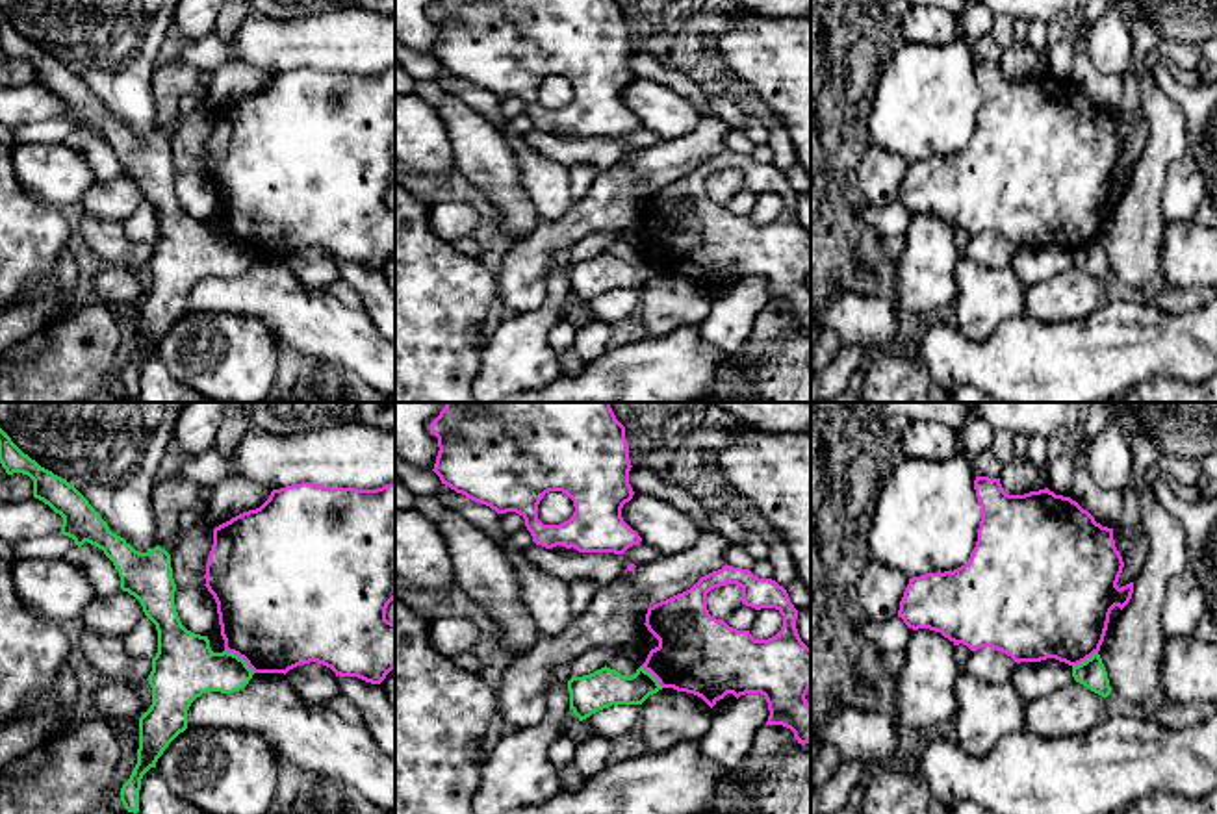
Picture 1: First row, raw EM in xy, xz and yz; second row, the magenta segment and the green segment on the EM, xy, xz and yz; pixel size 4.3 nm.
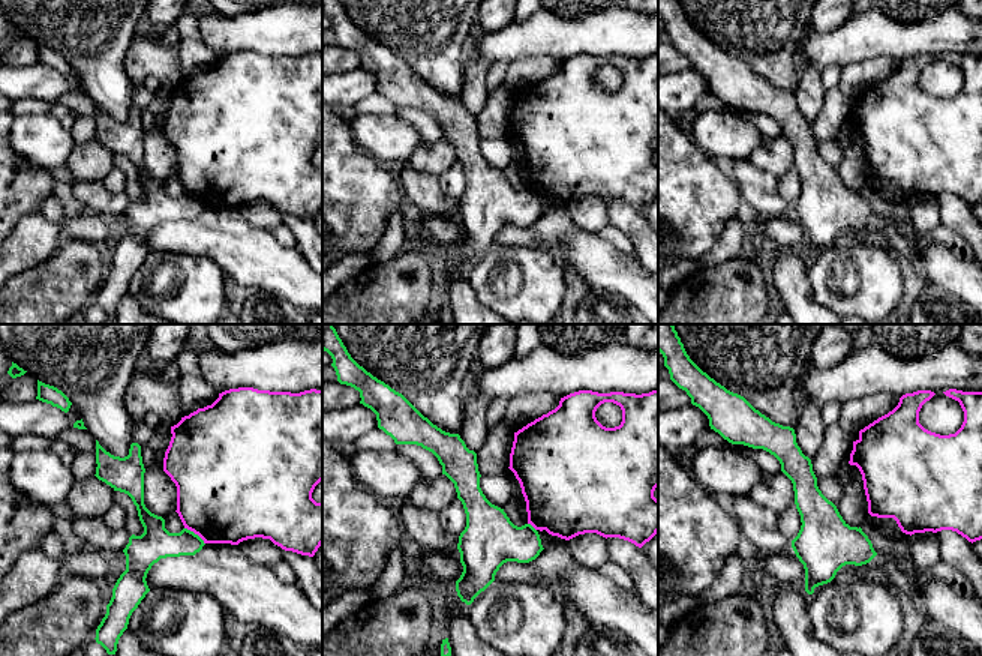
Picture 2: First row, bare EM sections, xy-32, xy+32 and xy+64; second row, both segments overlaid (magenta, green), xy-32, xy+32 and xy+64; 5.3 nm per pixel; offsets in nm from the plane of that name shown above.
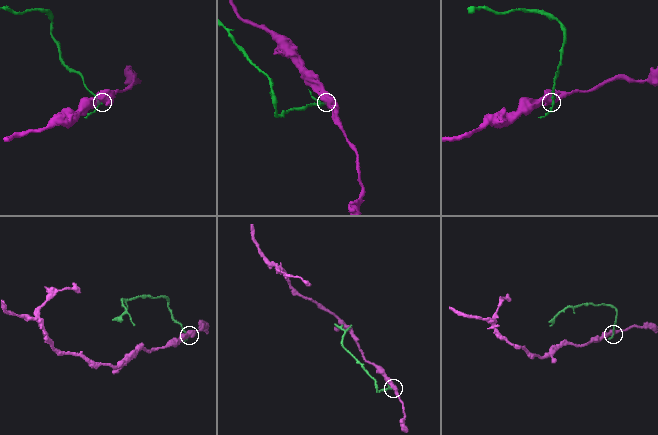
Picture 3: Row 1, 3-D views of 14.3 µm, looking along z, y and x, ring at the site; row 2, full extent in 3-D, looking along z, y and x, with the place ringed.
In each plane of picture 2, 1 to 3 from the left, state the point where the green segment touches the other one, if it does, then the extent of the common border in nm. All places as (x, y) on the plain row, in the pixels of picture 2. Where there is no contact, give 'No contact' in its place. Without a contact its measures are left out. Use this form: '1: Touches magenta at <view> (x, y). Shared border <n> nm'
1: Touches magenta at xy-32 (195, 197). Shared border 140 nm
2: Touches magenta at xy+32 (532, 189). Shared border 60 nm
3: No contact

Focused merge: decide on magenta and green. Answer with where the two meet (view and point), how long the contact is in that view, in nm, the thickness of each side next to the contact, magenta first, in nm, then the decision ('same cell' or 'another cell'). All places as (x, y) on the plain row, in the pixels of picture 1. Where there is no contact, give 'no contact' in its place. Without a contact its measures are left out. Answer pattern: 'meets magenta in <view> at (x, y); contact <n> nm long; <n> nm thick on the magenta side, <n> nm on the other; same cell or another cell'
meets magenta in xy at (242, 241); contact 170 nm long; 500 nm thick on the magenta side, 260 nm on the other; another cell

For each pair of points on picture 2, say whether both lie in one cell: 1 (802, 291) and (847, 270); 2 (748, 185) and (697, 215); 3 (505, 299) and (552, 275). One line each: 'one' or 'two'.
1: two
2: two
3: one

